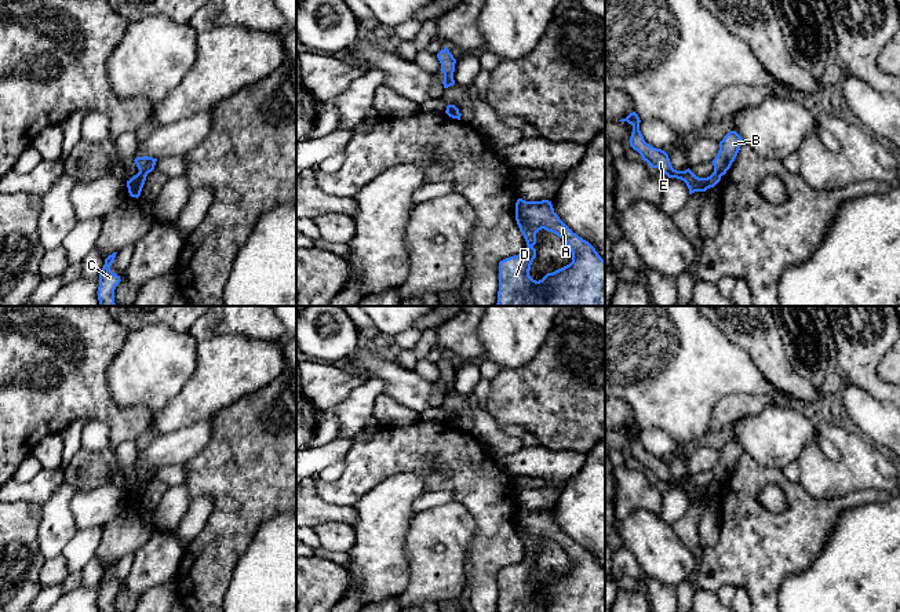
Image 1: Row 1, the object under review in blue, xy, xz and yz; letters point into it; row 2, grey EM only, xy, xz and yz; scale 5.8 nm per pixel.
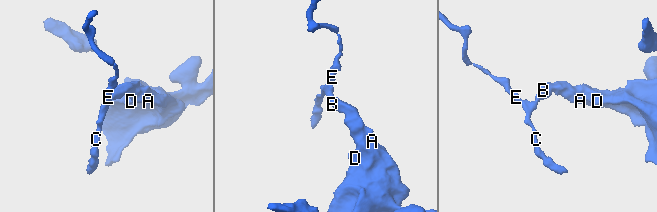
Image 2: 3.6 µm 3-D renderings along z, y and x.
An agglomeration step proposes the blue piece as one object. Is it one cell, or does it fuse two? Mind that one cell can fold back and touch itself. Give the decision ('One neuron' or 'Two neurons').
Two neurons

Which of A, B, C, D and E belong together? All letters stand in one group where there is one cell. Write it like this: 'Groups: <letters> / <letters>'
Groups: A B D / C E

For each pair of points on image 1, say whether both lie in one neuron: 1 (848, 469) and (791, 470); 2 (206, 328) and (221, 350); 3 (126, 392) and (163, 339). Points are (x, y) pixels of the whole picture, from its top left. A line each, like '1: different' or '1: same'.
1: different
2: different
3: same

